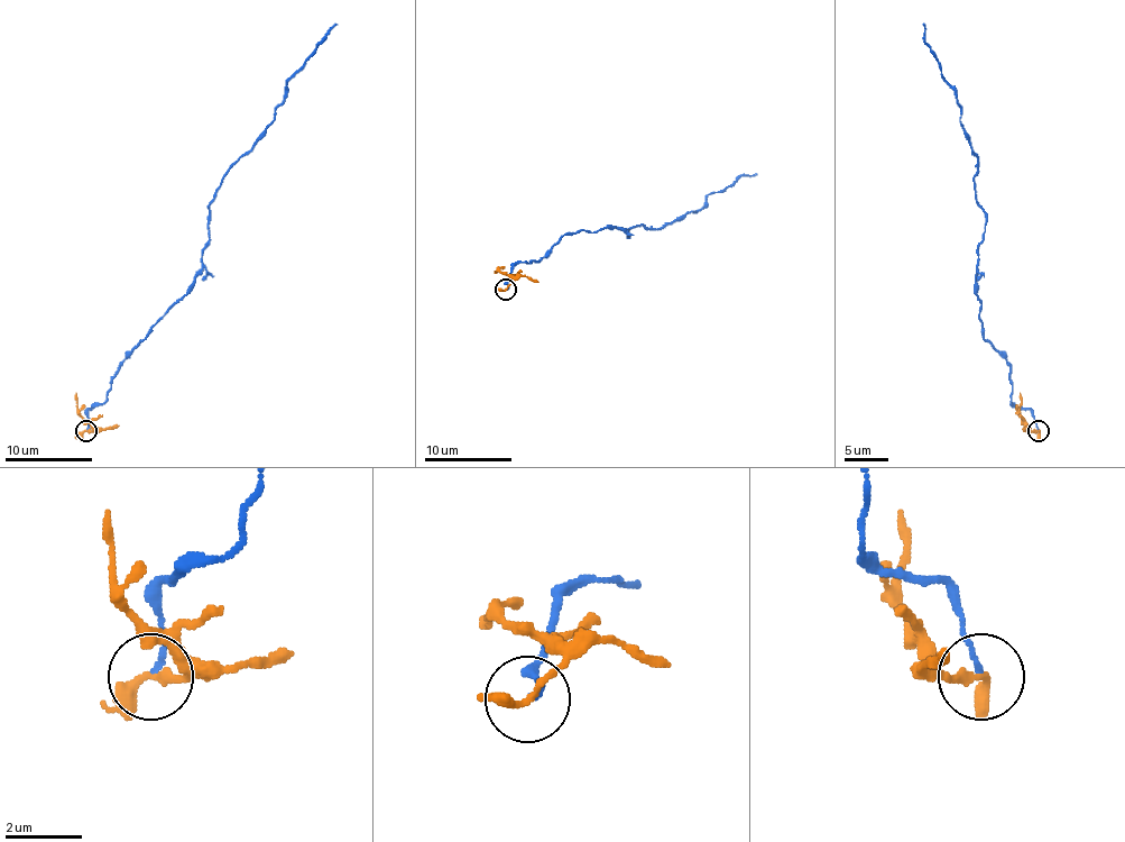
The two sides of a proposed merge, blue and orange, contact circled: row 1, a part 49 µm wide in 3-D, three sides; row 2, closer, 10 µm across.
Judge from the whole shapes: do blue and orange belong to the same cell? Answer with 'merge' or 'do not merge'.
do not merge

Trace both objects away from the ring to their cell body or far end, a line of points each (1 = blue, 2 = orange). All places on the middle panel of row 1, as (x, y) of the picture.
1: (505, 289), (518, 263), (540, 261), (565, 234), (620, 228), (627, 236), (634, 226), (660, 228), (756, 173)
2: (505, 289), (514, 280), (496, 272)

